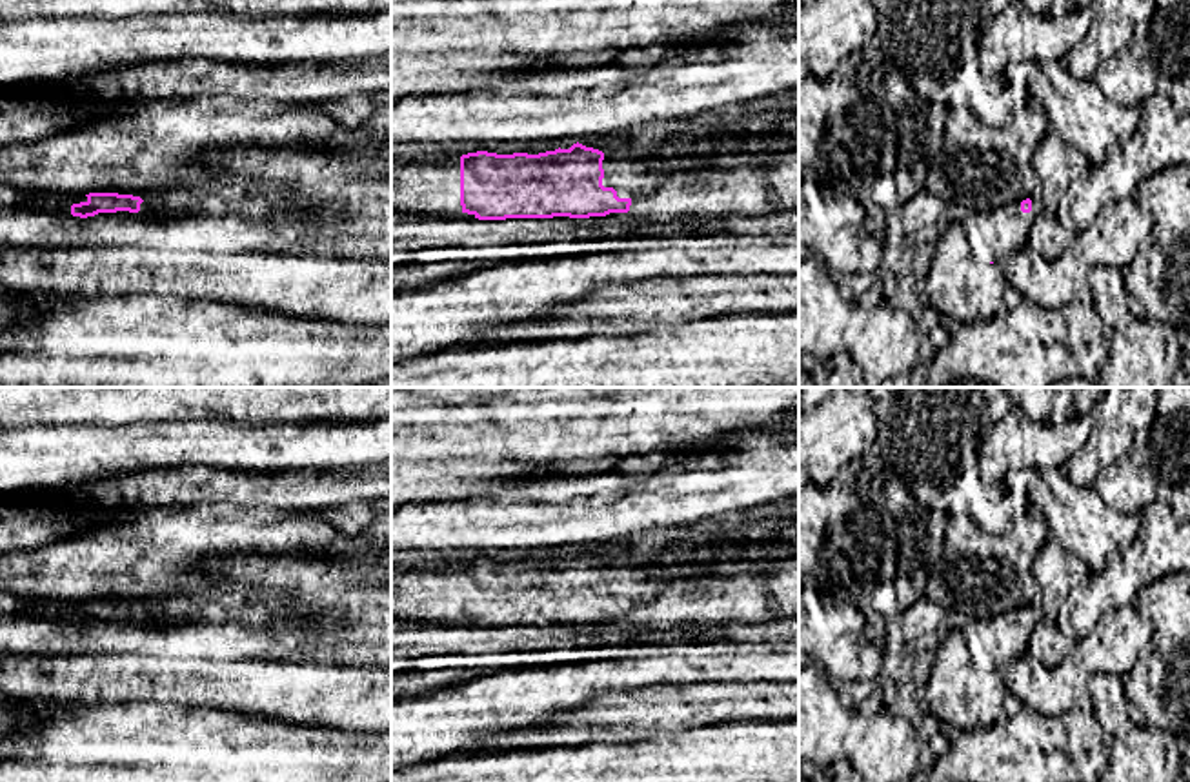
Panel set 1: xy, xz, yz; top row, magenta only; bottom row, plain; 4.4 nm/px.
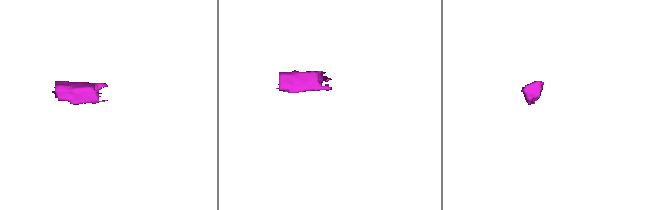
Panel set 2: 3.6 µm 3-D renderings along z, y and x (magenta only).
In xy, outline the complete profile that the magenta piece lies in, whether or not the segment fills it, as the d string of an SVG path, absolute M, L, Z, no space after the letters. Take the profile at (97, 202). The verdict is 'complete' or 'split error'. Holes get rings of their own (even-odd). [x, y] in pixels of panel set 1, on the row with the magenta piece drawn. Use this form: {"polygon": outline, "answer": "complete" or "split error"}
{"polygon": "M0 184L0 209L36 209L44 207L55 213L71 211L73 216L87 218L98 213L129 211L138 213L144 200L133 195L89 193L80 198L55 196L45 193L18 191Z", "answer": "split error"}

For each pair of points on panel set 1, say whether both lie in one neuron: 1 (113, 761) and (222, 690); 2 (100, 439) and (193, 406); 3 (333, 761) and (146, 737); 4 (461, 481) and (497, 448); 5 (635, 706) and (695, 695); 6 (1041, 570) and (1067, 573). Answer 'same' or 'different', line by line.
1: different
2: different
3: same
4: same
5: same
6: same

